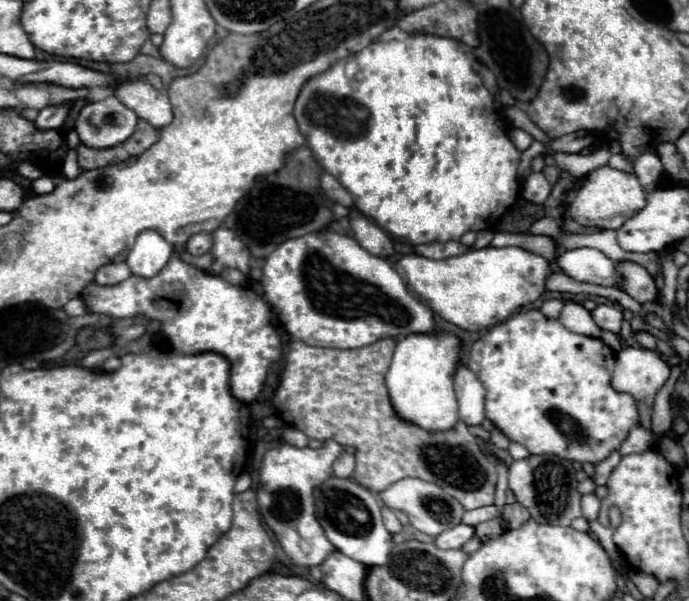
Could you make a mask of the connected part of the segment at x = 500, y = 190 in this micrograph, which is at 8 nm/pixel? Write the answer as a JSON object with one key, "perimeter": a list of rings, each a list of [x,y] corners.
{"perimeter":[[[414,34],[406,40],[392,40],[388,44],[374,42],[374,48],[366,48],[360,54],[349,56],[344,60],[334,62],[326,72],[310,78],[294,106],[294,118],[298,122],[300,132],[310,132],[306,136],[306,142],[316,158],[316,162],[332,174],[354,198],[356,208],[366,216],[372,218],[382,230],[386,230],[392,236],[406,238],[412,246],[426,244],[426,242],[448,242],[448,240],[460,240],[460,236],[468,230],[486,230],[492,226],[496,218],[500,218],[518,196],[518,182],[516,182],[516,170],[520,164],[520,152],[508,138],[508,126],[504,128],[502,122],[492,122],[492,104],[494,98],[486,90],[486,98],[482,100],[482,78],[472,70],[468,54],[464,54],[457,40],[432,36],[432,34]]]}

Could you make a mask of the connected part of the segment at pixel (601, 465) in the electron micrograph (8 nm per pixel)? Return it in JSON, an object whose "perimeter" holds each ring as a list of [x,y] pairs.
{"perimeter":[[[618,451],[612,452],[606,460],[598,462],[598,464],[594,466],[594,474],[590,476],[590,480],[592,480],[596,486],[604,486],[606,480],[608,480],[608,476],[612,474],[612,470],[620,463],[621,458],[622,456]]]}

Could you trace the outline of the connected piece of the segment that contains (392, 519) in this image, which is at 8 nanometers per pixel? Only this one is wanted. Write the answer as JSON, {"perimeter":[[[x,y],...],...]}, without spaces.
{"perimeter":[[[382,508],[382,518],[384,518],[384,526],[386,526],[388,532],[394,534],[394,532],[400,532],[402,530],[402,524],[398,522],[398,518],[396,518],[396,514],[392,510]]]}

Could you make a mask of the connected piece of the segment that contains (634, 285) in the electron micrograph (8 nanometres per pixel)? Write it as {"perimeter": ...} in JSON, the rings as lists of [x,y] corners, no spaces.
{"perimeter":[[[622,262],[618,264],[620,274],[624,276],[624,292],[630,294],[638,302],[654,302],[658,296],[654,278],[638,264],[634,262]]]}

